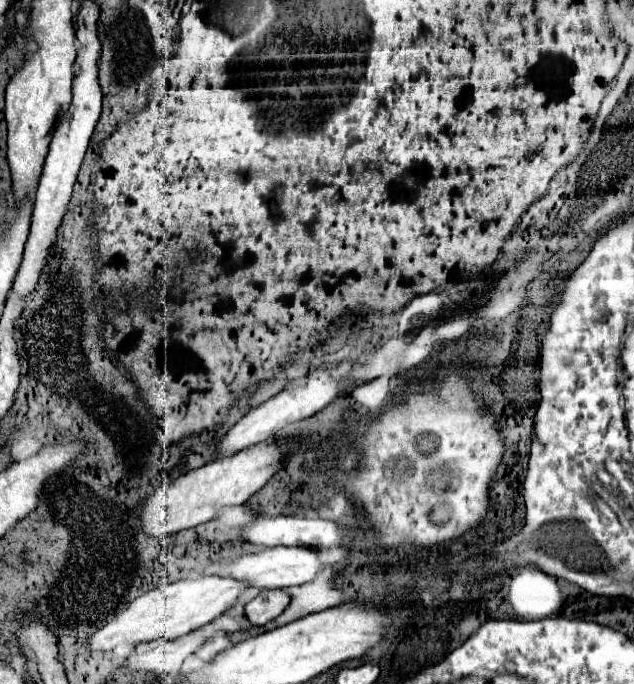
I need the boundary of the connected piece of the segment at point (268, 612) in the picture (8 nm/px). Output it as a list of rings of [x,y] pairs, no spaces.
[[[283,589],[261,591],[255,599],[251,599],[245,605],[245,617],[249,619],[251,625],[261,627],[267,621],[275,619],[277,615],[281,615],[287,605],[289,605],[289,593],[287,591],[283,591]]]

